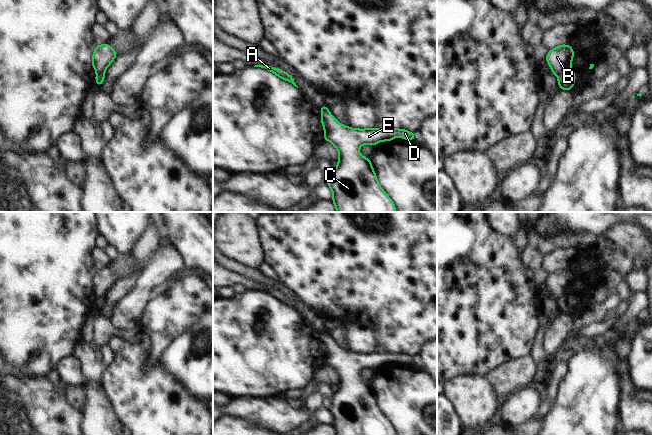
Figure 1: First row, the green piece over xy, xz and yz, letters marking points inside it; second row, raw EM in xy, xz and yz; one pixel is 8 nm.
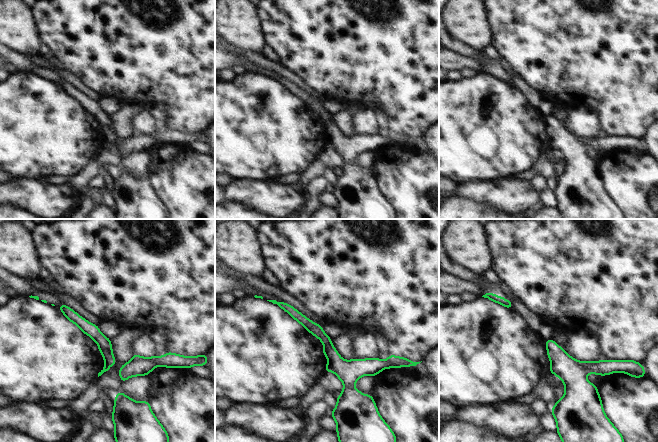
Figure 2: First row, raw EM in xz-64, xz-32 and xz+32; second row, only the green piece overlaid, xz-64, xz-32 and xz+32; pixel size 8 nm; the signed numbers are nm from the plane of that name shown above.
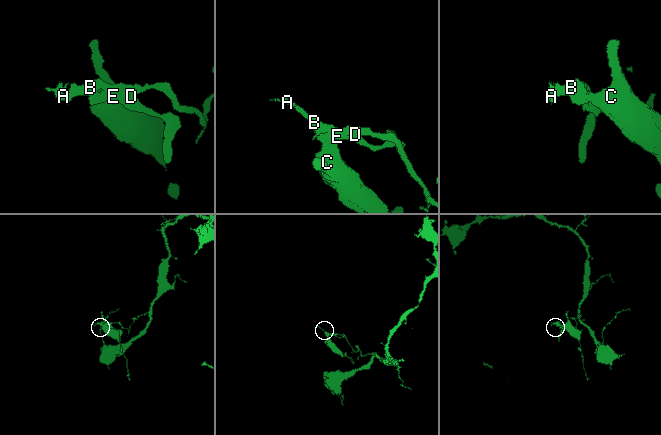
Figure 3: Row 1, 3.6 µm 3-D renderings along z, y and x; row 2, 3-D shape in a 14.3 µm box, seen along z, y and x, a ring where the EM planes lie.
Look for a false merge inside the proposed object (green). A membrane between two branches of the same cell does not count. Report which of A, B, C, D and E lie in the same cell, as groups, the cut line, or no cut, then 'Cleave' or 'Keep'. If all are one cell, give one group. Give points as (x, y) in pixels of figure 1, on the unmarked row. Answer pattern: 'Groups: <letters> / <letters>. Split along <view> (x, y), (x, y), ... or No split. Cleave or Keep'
Groups: A B / C D E. Split along yz (566, 295), (573, 299). Cleave

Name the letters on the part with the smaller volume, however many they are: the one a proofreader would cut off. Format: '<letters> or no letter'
C, D, E

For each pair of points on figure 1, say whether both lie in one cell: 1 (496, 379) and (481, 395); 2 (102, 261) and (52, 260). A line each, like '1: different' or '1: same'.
1: different
2: different

